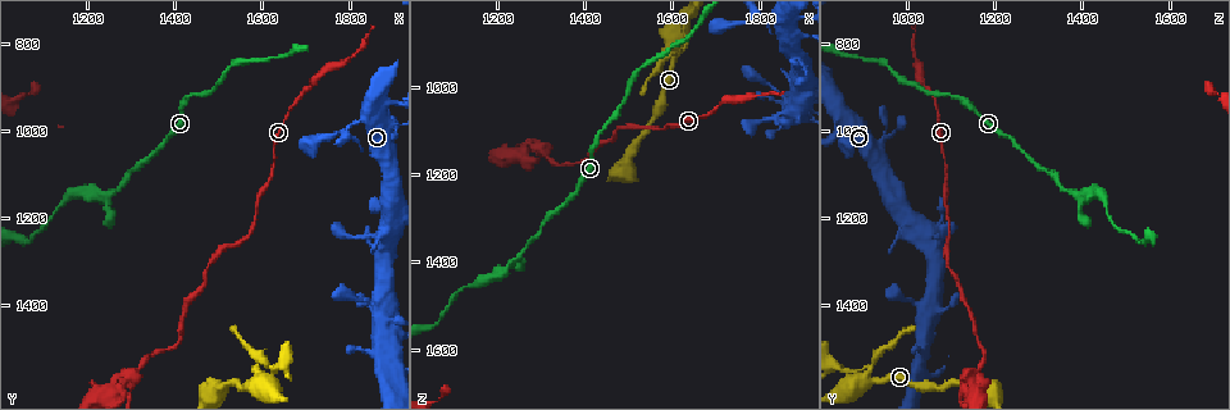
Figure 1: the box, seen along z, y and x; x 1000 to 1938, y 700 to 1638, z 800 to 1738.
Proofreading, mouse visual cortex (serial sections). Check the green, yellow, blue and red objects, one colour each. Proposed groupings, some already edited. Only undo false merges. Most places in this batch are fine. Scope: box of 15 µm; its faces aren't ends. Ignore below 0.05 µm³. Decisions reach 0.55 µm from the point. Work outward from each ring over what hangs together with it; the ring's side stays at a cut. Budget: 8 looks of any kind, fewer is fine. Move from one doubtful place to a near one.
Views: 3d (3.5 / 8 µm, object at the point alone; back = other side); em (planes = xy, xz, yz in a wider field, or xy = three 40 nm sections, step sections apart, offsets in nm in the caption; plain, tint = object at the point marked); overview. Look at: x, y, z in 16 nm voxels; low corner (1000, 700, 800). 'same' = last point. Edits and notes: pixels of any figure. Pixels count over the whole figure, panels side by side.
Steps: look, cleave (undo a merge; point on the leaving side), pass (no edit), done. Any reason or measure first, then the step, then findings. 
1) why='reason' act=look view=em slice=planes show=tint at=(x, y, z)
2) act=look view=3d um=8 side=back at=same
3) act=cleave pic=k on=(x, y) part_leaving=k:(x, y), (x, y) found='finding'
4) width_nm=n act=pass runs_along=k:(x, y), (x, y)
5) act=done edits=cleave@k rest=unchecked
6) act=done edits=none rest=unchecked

act=look view=3d um=3.5 at=(1630, 1080, 1090)

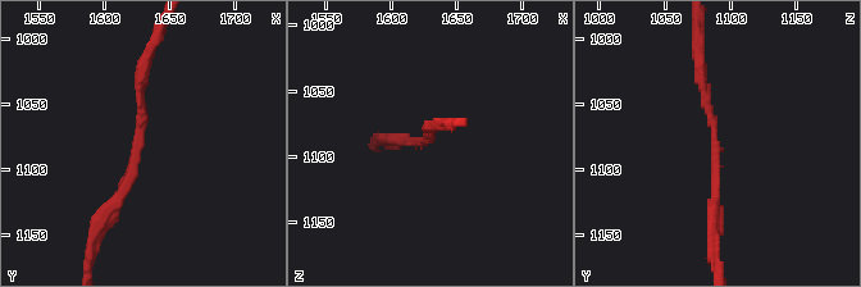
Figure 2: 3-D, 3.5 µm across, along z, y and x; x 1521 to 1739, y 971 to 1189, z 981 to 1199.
arm_widths_nm=150,150 why='need the tissue' act=look view=em slice=planes show=tint at=(1626, 1078, 1088)

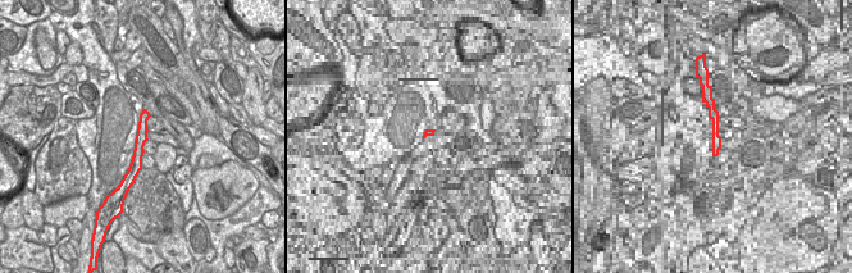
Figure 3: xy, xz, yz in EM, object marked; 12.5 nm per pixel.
act=pass found='continuous, no second cell'

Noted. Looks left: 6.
why='thin neck' act=look view=3d um=8 at=(1595, 1565, 900)

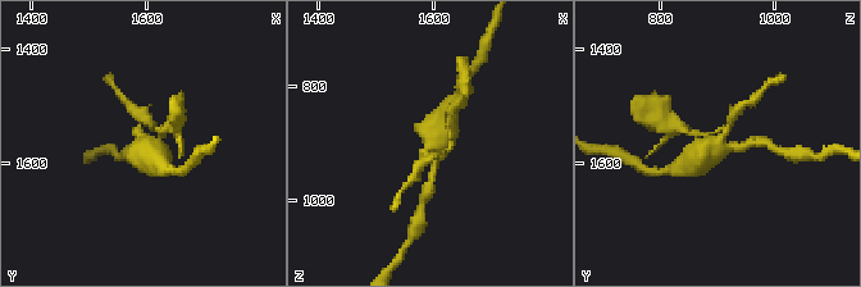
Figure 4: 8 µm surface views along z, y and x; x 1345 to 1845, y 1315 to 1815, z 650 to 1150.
act=look view=3d um=3.5 at=(1590, 1555, 905)

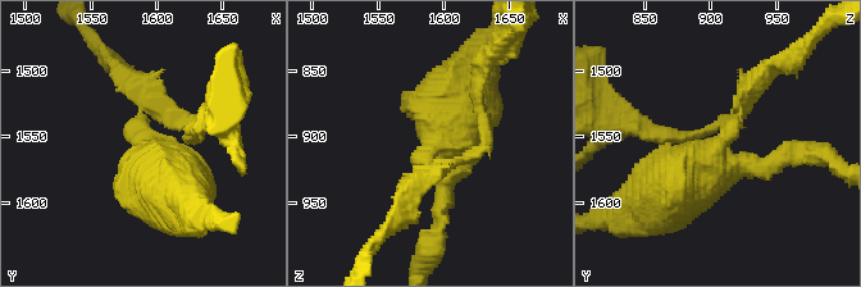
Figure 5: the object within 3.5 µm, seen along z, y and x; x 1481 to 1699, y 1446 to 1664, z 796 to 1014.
act=look view=em slice=xy step=5 show=tint at=(1596, 1558, 904)

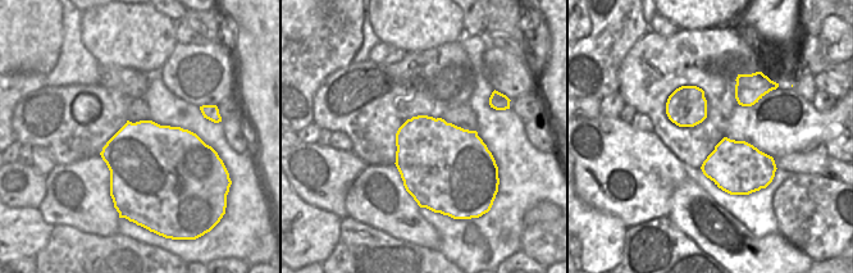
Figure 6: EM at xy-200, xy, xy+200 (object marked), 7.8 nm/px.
act=cleave pic=5 on=(419, 182) found='two cells meet here'

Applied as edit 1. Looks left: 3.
act=look view=overview

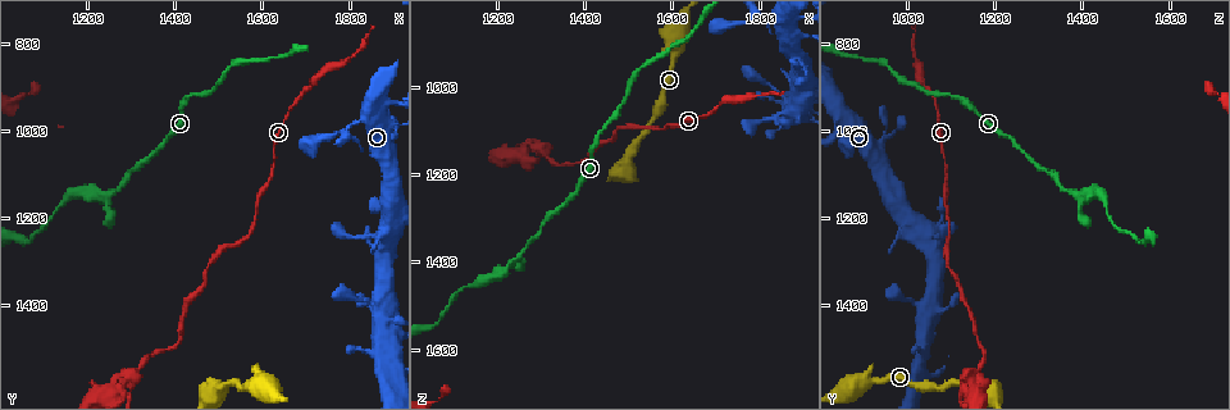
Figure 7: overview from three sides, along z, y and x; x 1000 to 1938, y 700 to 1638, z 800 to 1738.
why='side arm on a straight run' act=look view=3d um=3.5 at=(1310, 1555, 1145)

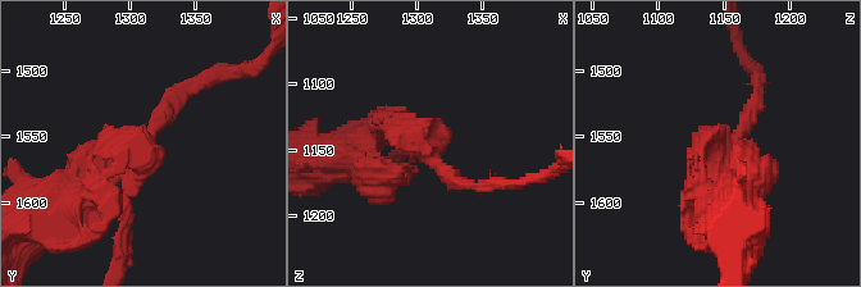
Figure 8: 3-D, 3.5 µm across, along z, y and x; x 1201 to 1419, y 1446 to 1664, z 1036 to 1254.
why='need the tissue' act=look view=em slice=xy step=2 show=tint at=(1306, 1560, 1148)

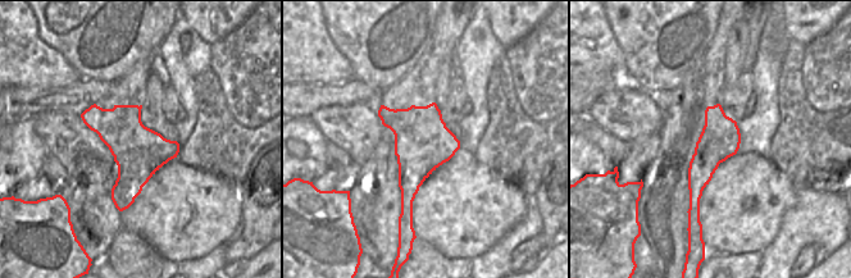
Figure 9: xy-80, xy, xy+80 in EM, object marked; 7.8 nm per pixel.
act=cleave pic=8 on=(691, 191) part_leaving=8:(117, 149), (41, 212) found='a second cell is stuck on'

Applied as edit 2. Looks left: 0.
act=done edits=cleave@5,cleave@8 rest=unchecked

